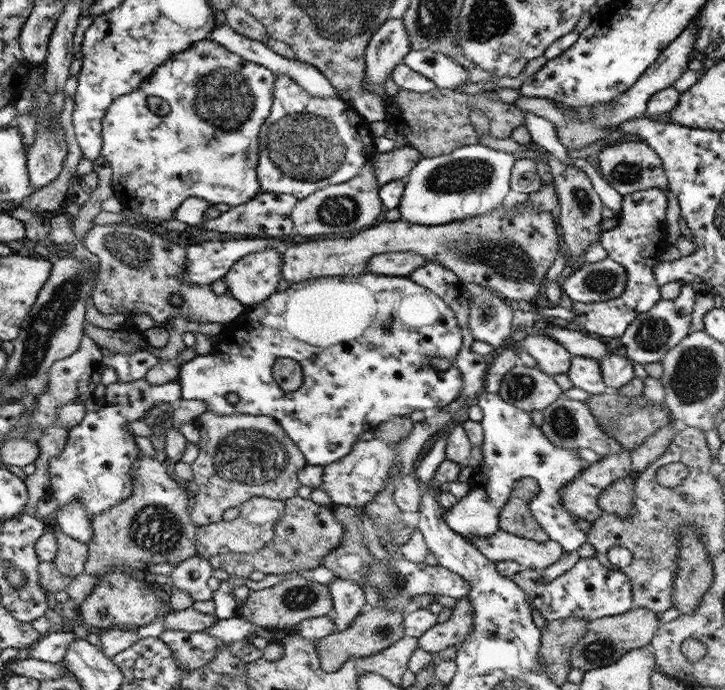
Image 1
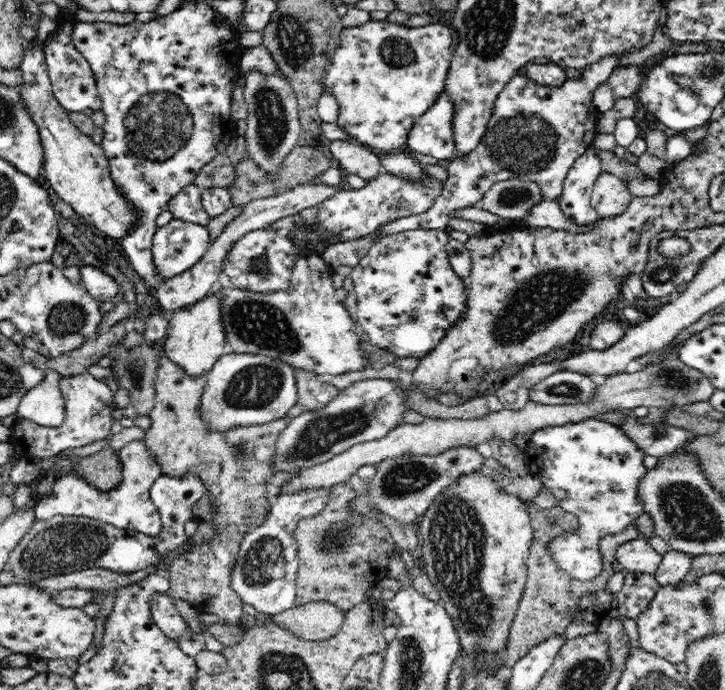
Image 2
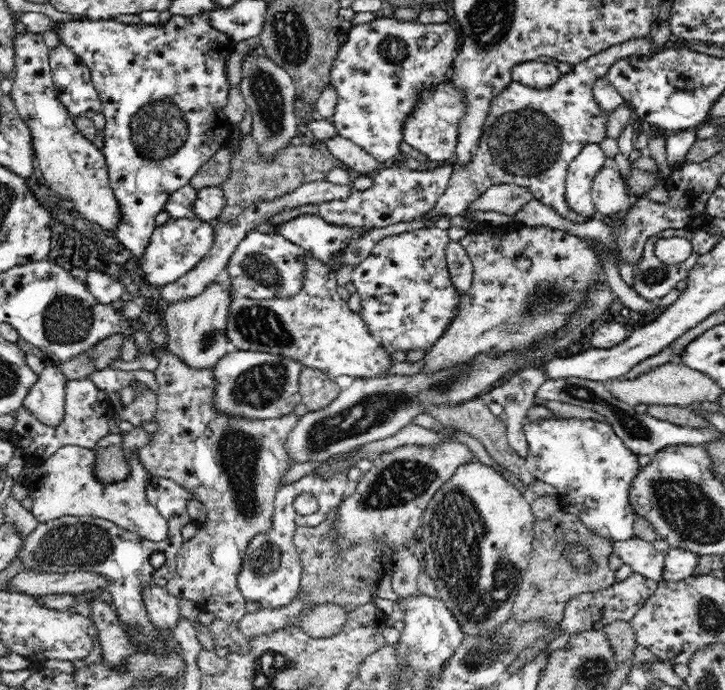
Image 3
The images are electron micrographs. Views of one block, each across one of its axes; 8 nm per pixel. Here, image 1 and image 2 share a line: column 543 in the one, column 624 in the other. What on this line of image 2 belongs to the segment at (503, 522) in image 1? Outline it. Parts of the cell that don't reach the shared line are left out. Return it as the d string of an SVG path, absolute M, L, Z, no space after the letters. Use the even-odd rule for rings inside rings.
M534 500L527 502L531 527L533 528L533 539L531 540L530 554L527 560L527 582L525 590L518 605L515 620L509 631L509 641L505 648L505 659L503 664L508 668L513 668L514 663L520 660L533 646L539 645L550 636L562 636L567 627L575 620L575 613L579 610L581 599L589 593L604 591L608 580L615 571L612 564L615 562L615 552L629 540L642 538L635 523L630 523L620 532L606 535L600 543L601 556L603 557L603 572L593 580L578 581L566 575L564 569L560 569L550 551L548 543L556 536L572 532L578 528L578 517L571 512L564 510L560 505L549 509L536 507Z

